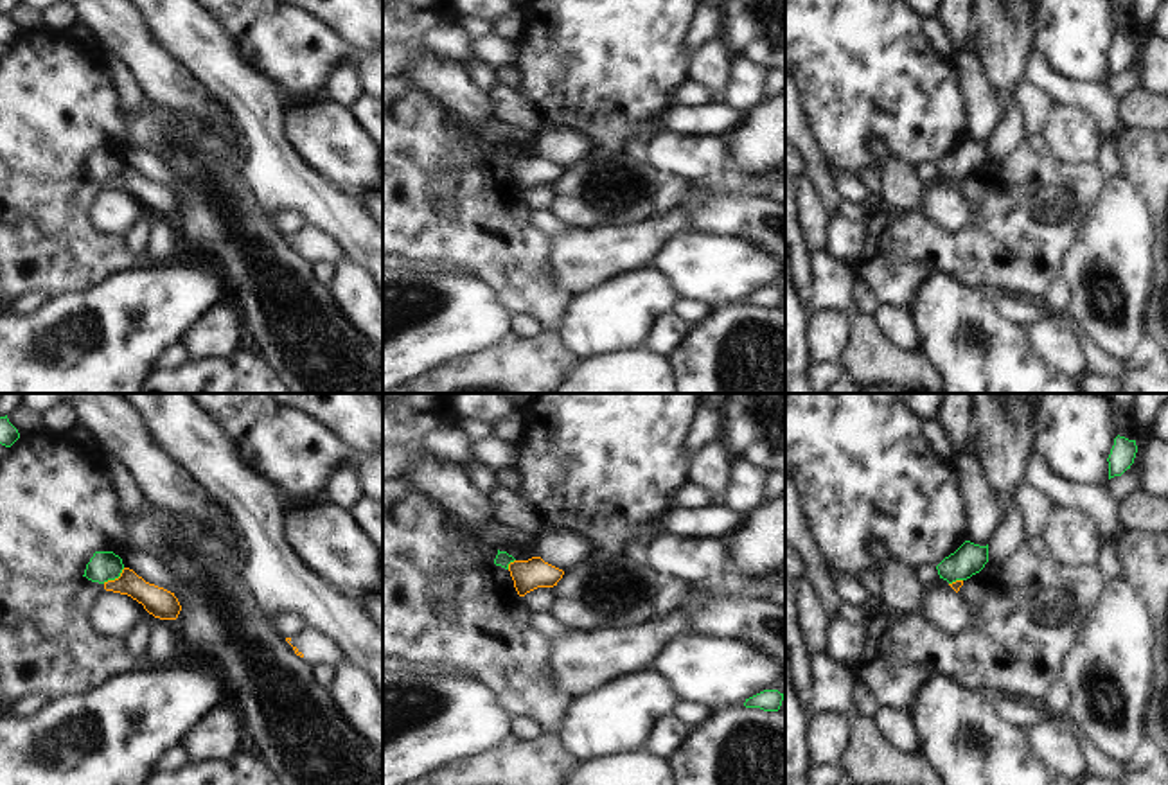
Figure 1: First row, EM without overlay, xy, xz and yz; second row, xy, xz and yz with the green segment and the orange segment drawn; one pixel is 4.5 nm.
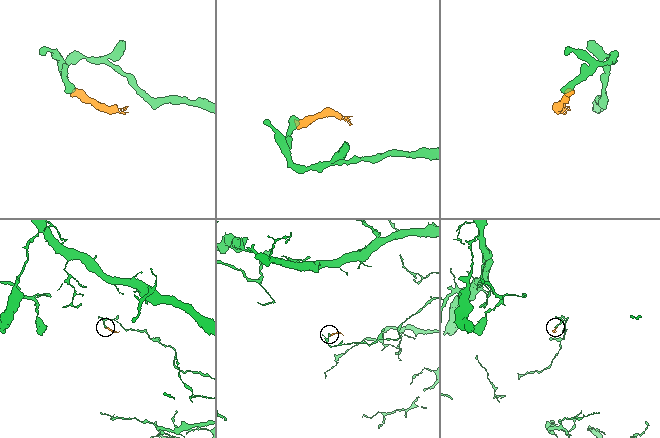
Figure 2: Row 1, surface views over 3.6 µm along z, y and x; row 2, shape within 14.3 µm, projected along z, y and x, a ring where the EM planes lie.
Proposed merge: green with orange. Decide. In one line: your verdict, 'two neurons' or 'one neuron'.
two neurons

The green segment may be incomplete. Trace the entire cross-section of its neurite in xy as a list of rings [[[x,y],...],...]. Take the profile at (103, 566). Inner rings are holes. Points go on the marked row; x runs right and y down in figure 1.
[[[95,551],[86,564],[84,575],[92,582],[104,584],[120,577],[124,569],[122,559],[113,551]]]

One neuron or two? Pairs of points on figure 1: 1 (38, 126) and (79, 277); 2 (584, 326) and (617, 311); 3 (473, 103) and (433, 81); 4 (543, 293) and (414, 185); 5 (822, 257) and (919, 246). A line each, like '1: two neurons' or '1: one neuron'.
1: two neurons
2: one neuron
3: one neuron
4: one neuron
5: two neurons

